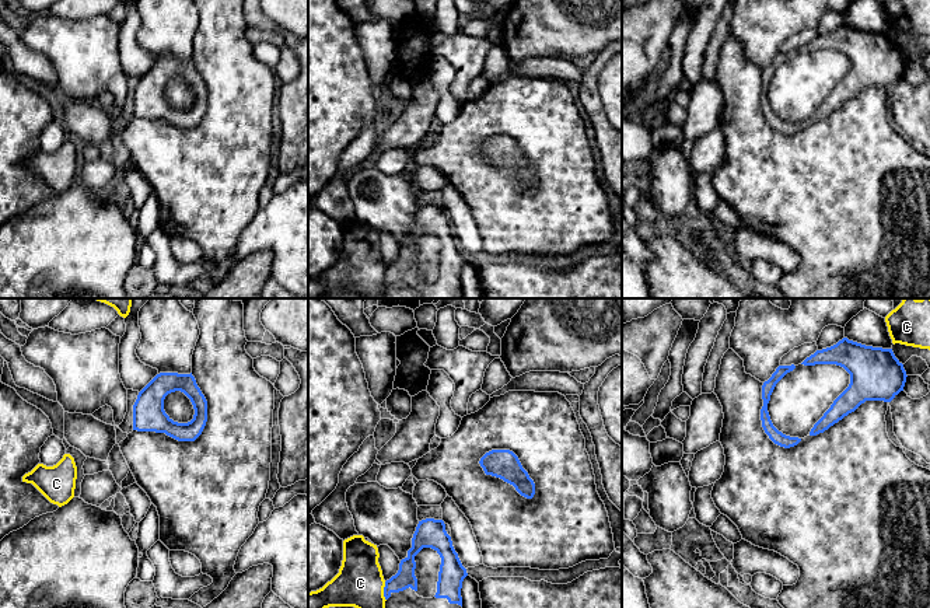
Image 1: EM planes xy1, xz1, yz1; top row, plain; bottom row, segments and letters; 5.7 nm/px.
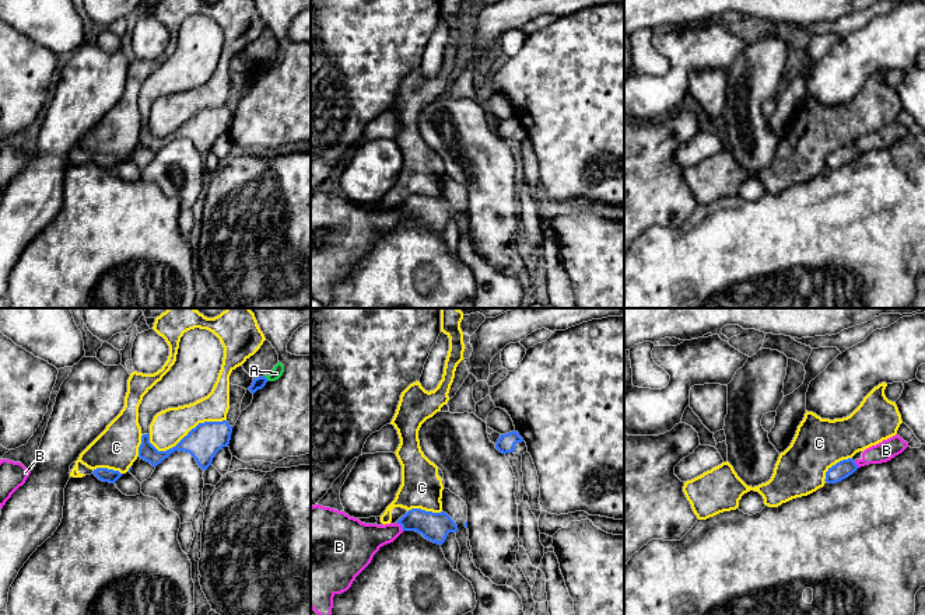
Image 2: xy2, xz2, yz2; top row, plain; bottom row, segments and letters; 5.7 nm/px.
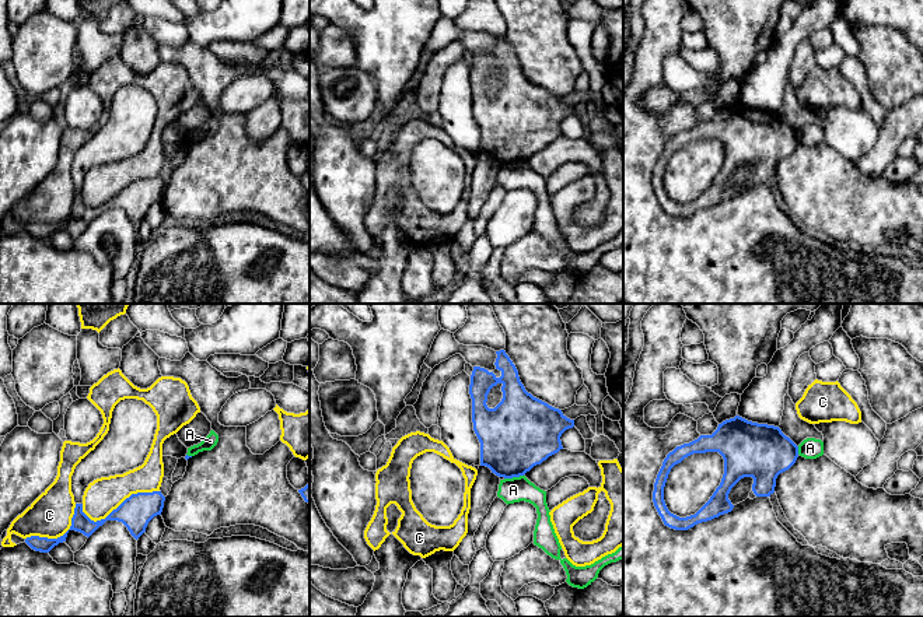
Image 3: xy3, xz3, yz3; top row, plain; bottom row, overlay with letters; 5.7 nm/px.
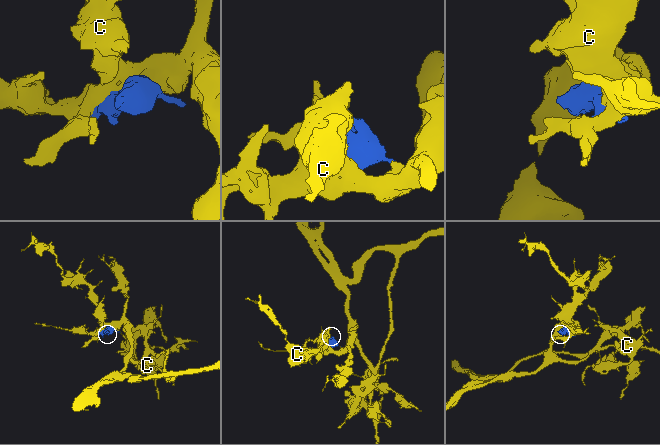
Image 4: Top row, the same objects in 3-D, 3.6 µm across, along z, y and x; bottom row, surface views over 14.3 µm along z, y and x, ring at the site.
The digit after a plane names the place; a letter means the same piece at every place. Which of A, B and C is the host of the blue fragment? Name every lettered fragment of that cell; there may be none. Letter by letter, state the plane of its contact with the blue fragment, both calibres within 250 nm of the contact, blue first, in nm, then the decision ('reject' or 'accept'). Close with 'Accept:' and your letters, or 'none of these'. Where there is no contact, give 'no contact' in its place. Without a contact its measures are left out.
A: xz3 | 400/140 nm | reject
B: xz2 | 160/220 nm | accept
C: xy2 | 200/200 nm | reject
Accept: B

